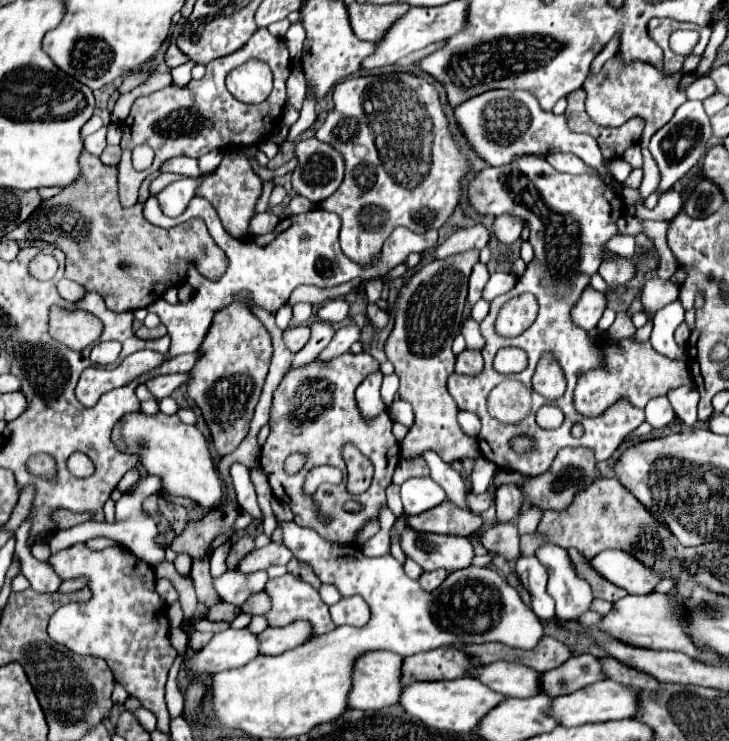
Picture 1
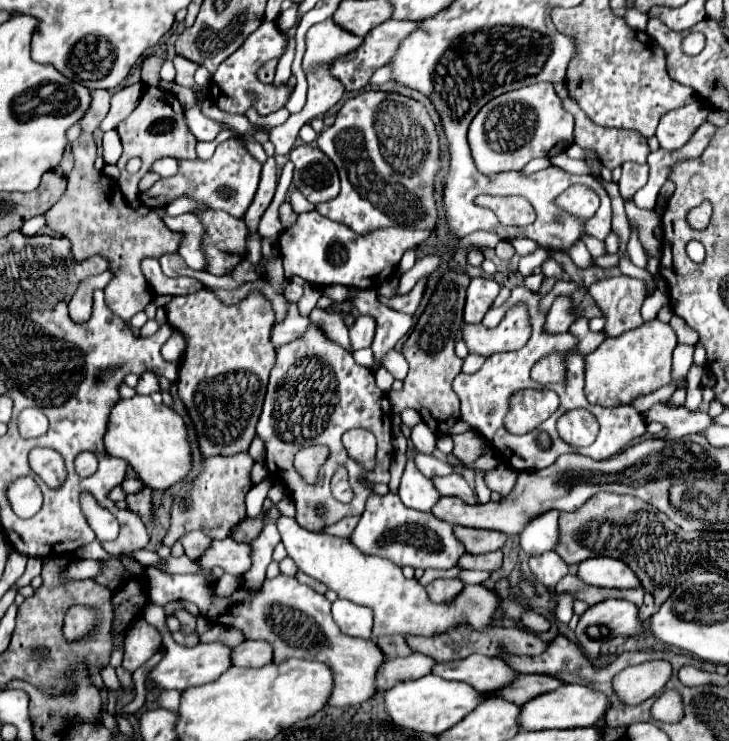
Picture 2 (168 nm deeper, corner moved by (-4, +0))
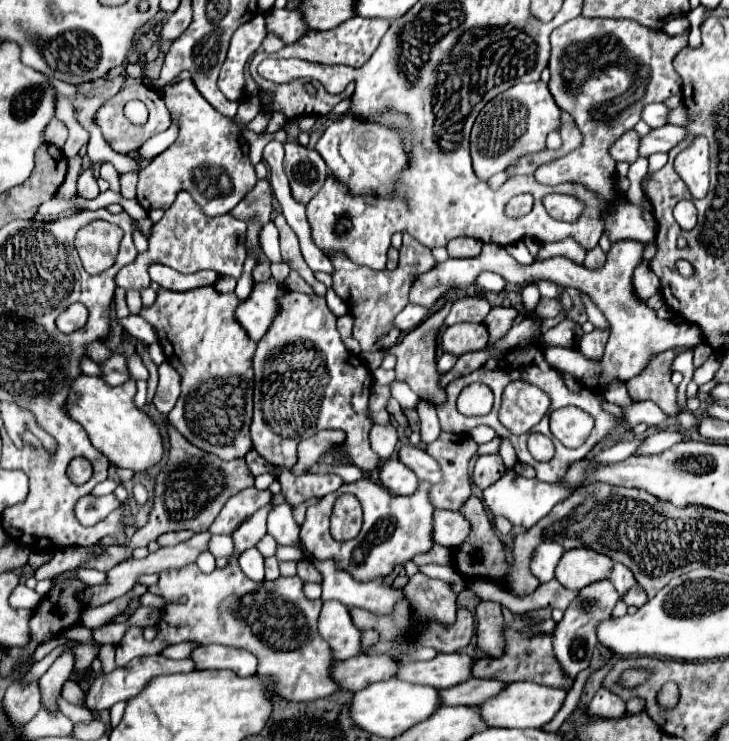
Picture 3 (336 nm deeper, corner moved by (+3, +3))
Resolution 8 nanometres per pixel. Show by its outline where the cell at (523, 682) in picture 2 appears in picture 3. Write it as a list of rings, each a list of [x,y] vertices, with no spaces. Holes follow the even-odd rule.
[[[468,678],[468,682],[460,686],[450,686],[448,690],[438,690],[442,706],[478,706],[480,702],[496,696],[504,688],[502,682],[496,680],[480,680]]]

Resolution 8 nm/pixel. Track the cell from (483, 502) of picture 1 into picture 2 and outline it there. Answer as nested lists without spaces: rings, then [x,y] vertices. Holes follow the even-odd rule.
[[[447,475],[447,477],[433,477],[433,483],[437,487],[439,493],[443,495],[451,495],[451,497],[459,497],[463,501],[467,501],[469,505],[475,505],[477,499],[471,491],[471,487],[467,485],[467,481],[461,475]]]

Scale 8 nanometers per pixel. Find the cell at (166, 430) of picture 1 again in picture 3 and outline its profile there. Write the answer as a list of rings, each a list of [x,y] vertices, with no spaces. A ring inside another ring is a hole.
[[[80,374],[80,378],[76,378],[76,382],[72,382],[70,386],[64,410],[70,418],[80,422],[80,426],[88,432],[92,446],[98,448],[112,464],[120,468],[130,468],[134,472],[144,472],[146,468],[160,462],[164,448],[156,424],[134,406],[134,394],[134,380],[128,380],[120,386],[108,386],[98,376]]]

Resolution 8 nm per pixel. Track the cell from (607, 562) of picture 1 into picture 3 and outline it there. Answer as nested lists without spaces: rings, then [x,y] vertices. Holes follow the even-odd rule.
[[[588,548],[566,550],[556,568],[556,580],[568,590],[582,590],[592,582],[608,578],[610,568],[612,560],[600,552]]]

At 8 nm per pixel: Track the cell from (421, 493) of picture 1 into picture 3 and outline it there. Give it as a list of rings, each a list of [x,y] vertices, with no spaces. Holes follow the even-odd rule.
[[[388,458],[378,466],[378,482],[392,494],[414,494],[420,480],[398,458]]]

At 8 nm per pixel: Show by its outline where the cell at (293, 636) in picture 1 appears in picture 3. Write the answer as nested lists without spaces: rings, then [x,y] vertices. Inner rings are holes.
[[[220,644],[198,646],[190,654],[198,670],[232,670],[238,676],[256,674],[256,656],[248,650],[236,650]]]

